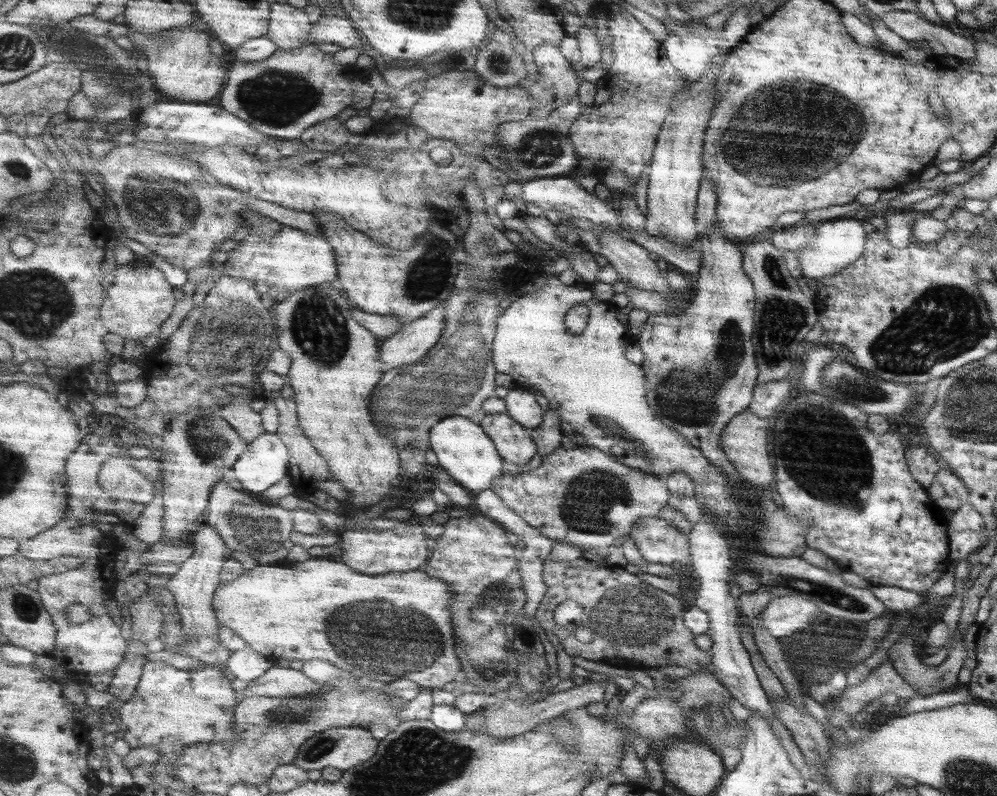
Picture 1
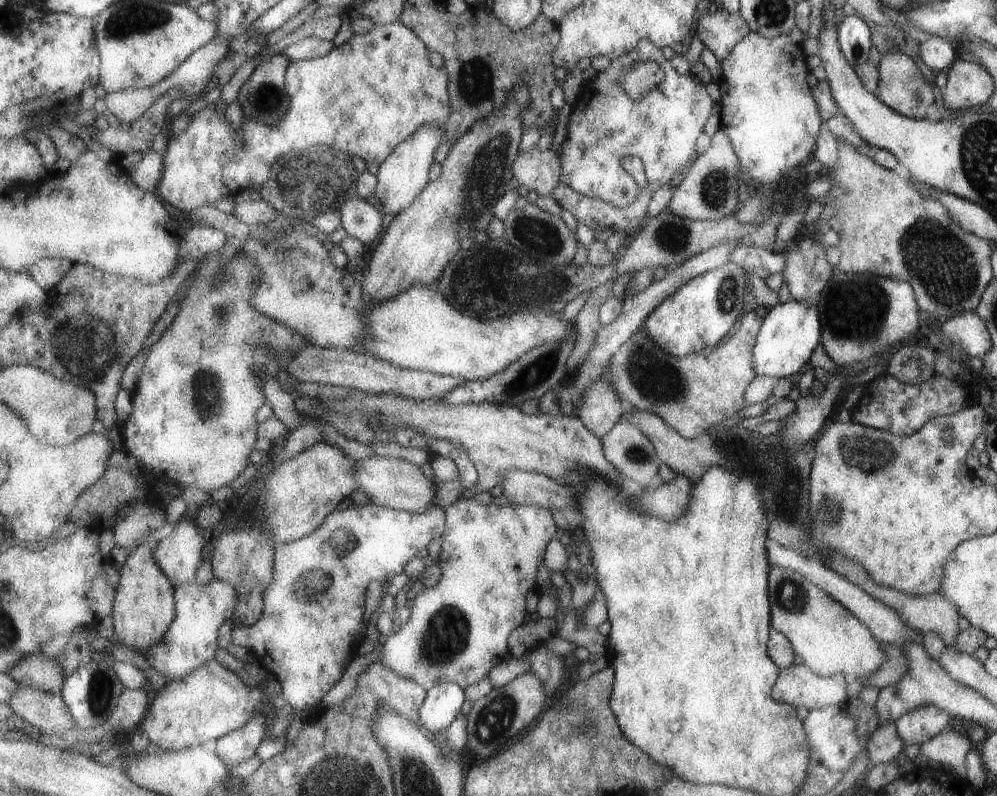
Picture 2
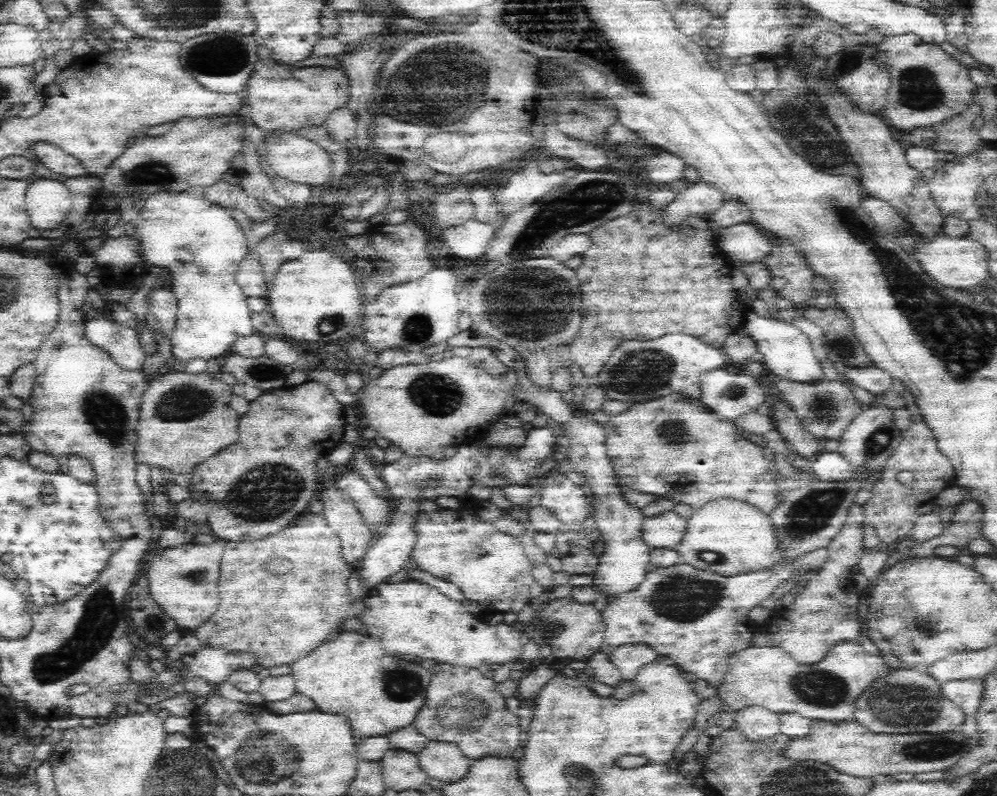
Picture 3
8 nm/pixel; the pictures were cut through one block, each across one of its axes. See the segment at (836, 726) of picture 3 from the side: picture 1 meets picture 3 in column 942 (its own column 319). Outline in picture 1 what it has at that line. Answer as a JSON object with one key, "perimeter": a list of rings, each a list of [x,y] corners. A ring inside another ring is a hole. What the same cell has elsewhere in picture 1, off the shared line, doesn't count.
{"perimeter":[[[333,728],[327,732],[315,734],[309,742],[305,742],[299,750],[295,764],[307,772],[309,770],[323,770],[327,766],[335,766],[339,770],[349,770],[349,768],[373,758],[379,742],[381,740],[377,740],[369,728],[341,728],[341,730]]]}

